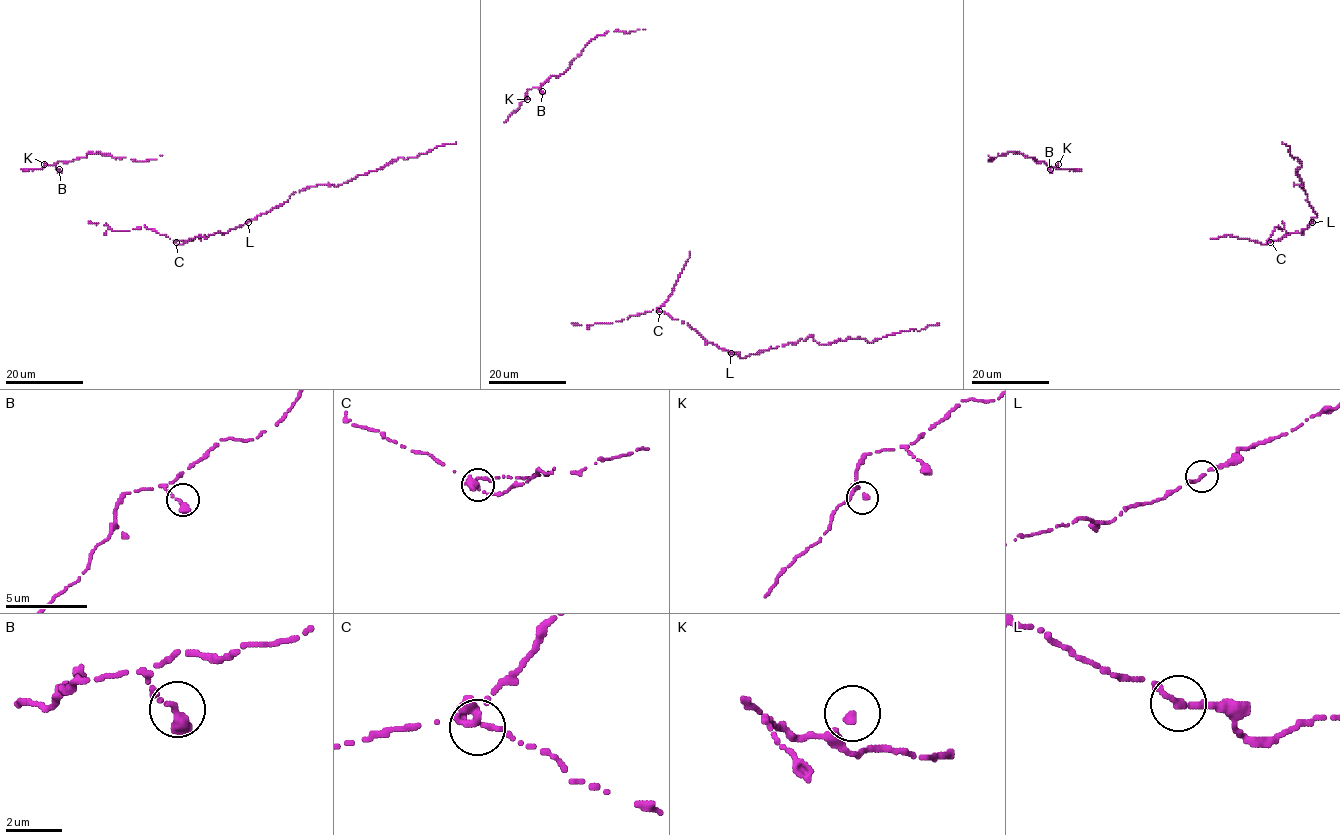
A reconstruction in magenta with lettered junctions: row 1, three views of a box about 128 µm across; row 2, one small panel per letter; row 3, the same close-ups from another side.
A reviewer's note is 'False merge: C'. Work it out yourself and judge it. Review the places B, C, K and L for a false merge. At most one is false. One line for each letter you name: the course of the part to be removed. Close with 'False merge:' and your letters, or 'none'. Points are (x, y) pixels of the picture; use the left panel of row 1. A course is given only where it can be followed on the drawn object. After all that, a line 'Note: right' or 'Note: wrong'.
False merge: none
Note: wrong

